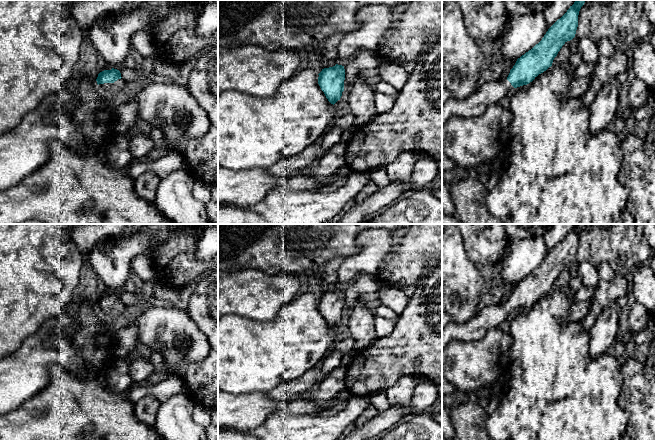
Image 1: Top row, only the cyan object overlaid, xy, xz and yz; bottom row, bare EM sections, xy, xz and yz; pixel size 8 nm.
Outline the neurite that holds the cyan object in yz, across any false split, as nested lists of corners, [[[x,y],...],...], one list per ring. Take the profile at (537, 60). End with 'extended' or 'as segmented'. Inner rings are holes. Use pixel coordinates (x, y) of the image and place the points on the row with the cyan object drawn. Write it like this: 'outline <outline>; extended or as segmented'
outline [[[575,0],[567,12],[546,32],[542,40],[517,59],[506,79],[484,82],[478,90],[464,100],[450,98],[442,105],[442,126],[452,117],[482,115],[489,105],[511,93],[514,88],[527,85],[552,66],[562,46],[575,37],[578,15],[586,0]]]; extended

